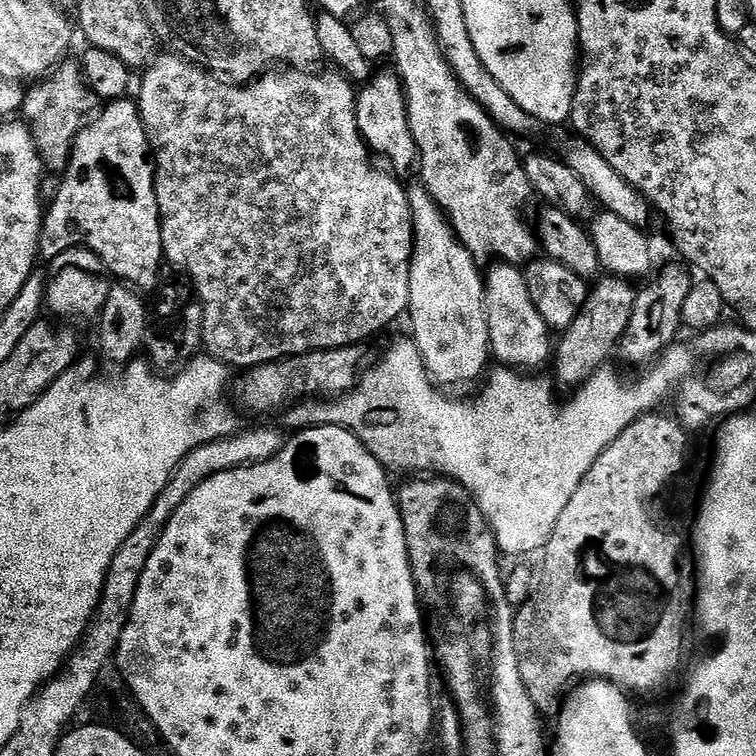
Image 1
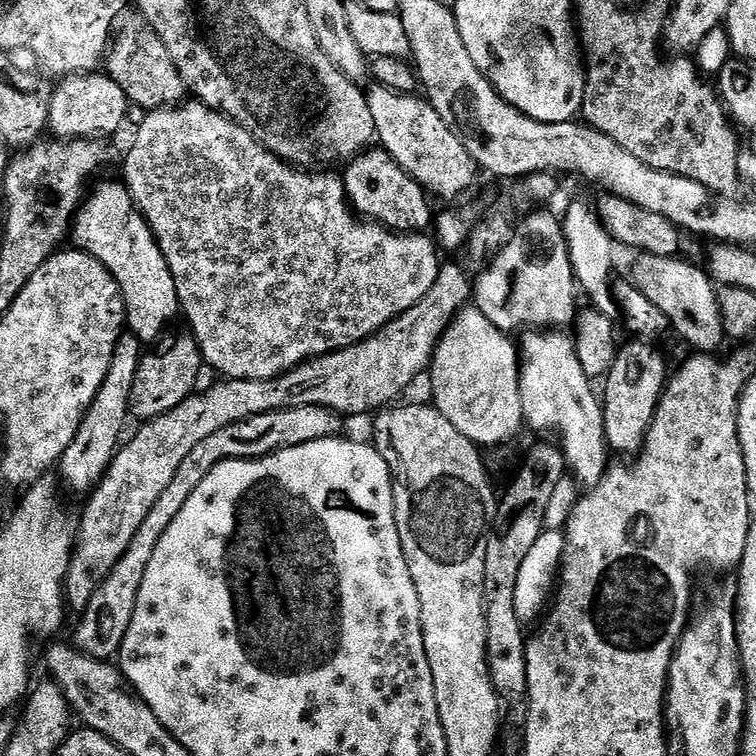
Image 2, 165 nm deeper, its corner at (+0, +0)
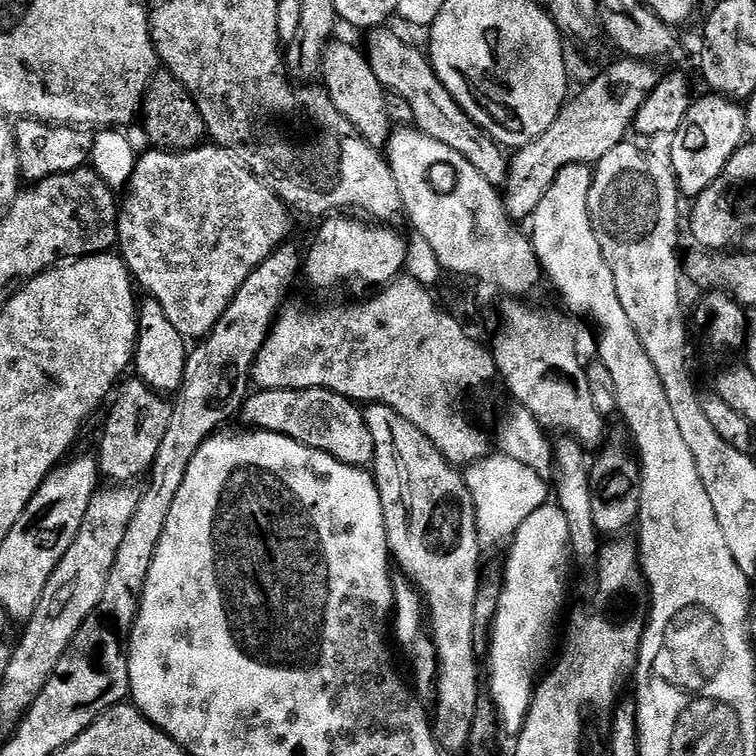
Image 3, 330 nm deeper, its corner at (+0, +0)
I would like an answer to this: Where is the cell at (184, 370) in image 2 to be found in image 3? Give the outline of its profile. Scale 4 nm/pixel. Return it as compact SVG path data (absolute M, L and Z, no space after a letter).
M138 378L131 379L125 379L115 389L112 409L104 420L104 433L100 436L100 474L107 479L109 476L112 482L136 482L140 475L141 479L151 469L158 446L162 446L162 437L170 427L171 403Z

